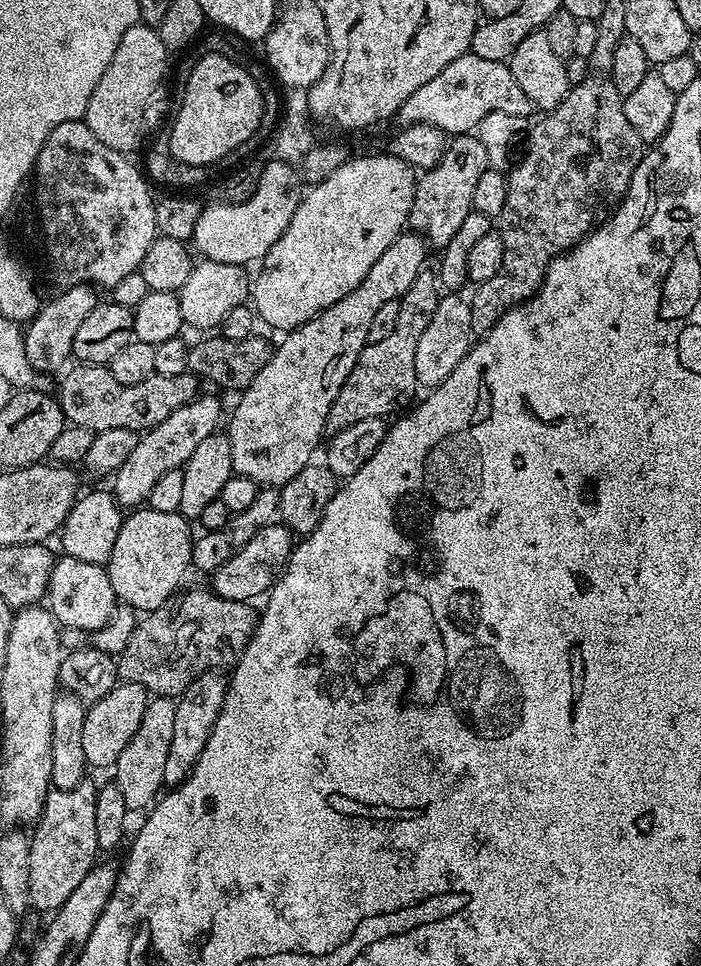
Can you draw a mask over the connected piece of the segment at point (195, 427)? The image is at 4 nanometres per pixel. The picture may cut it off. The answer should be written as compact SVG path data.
M200 394L186 406L174 410L174 414L166 418L166 422L158 422L158 426L148 429L140 436L138 446L134 446L130 458L126 458L126 462L122 462L122 466L114 474L110 491L116 501L128 510L143 505L150 490L154 490L154 485L158 483L158 478L162 478L166 470L183 468L198 444L216 434L221 424L219 398Z

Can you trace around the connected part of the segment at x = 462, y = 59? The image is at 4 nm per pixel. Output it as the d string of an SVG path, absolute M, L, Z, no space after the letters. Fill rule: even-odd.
M474 55L459 56L442 70L426 86L418 86L406 102L402 102L398 113L401 125L429 124L438 126L449 134L468 134L487 118L491 112L501 112L501 117L515 118L518 116L531 117L534 105L522 86L514 82L514 74L502 60L478 58Z

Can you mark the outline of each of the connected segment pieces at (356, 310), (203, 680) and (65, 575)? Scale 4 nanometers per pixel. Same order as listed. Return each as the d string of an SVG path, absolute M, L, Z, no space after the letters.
M405 230L394 242L390 242L390 250L370 266L370 274L362 278L362 282L346 298L334 302L326 310L322 310L310 322L291 329L284 341L275 345L272 357L266 366L259 371L258 376L250 382L248 388L239 393L240 401L232 412L232 417L226 420L226 435L230 442L233 458L233 473L242 478L250 478L261 486L281 486L290 482L300 470L313 463L316 447L325 439L326 418L330 414L330 406L334 406L334 398L338 398L338 390L346 382L350 370L358 362L362 350L368 344L370 322L374 314L386 302L399 300L410 290L414 278L425 271L424 259L430 253L425 237L418 232Z
M223 671L203 672L194 678L194 682L190 682L190 686L186 686L184 693L176 700L174 735L166 757L165 785L180 784L190 774L190 770L194 770L214 730L214 722L218 722L218 714L222 714L222 702L228 697L228 681L229 677Z
M61 555L57 559L48 583L47 607L61 628L86 630L96 634L99 628L113 623L118 601L114 586L110 586L107 567L94 562L82 562L79 558Z

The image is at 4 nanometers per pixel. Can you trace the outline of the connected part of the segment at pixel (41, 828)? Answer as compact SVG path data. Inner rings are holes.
M85 778L70 790L52 788L49 791L42 814L30 832L30 898L33 909L45 914L57 912L62 902L74 894L78 882L82 882L97 863L98 837L94 831L96 790L97 785Z

